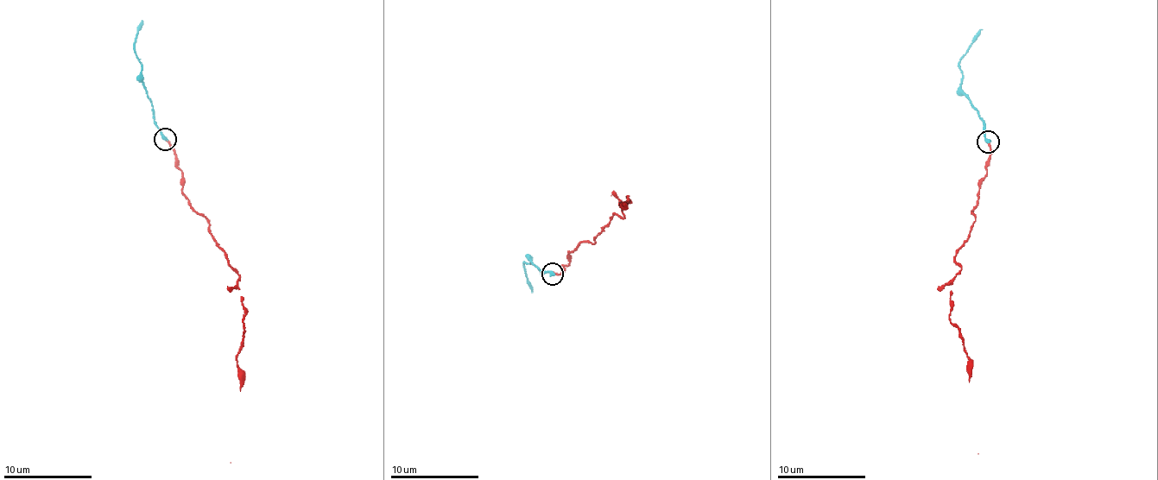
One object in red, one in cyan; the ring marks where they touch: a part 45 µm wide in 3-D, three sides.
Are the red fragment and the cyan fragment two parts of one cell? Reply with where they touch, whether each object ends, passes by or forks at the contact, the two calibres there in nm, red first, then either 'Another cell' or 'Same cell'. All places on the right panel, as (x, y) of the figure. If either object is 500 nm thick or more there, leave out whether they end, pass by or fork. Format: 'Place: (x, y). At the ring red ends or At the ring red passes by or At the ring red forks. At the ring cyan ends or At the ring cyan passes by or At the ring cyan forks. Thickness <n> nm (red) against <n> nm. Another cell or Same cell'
Place: (988, 142). At the ring red ends. At the ring cyan ends. Thickness 180 nm (red) against 300 nm. Another cell

